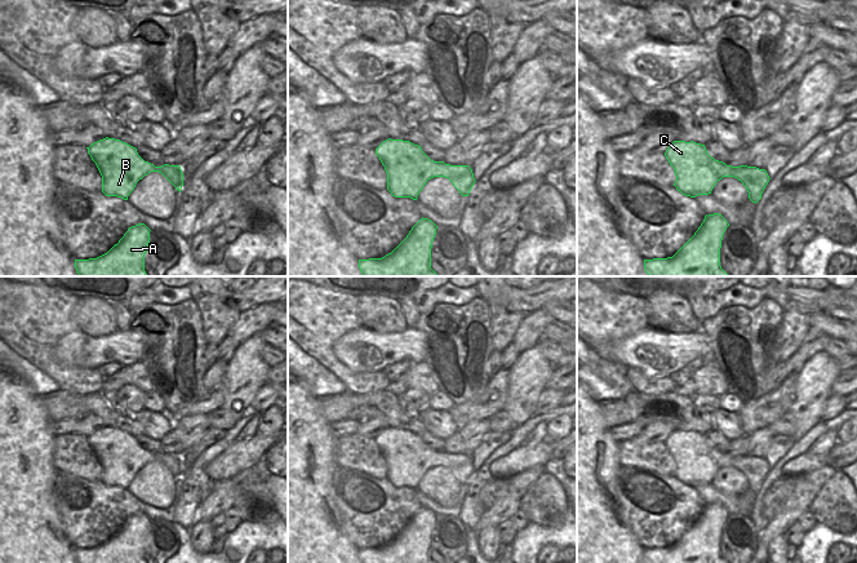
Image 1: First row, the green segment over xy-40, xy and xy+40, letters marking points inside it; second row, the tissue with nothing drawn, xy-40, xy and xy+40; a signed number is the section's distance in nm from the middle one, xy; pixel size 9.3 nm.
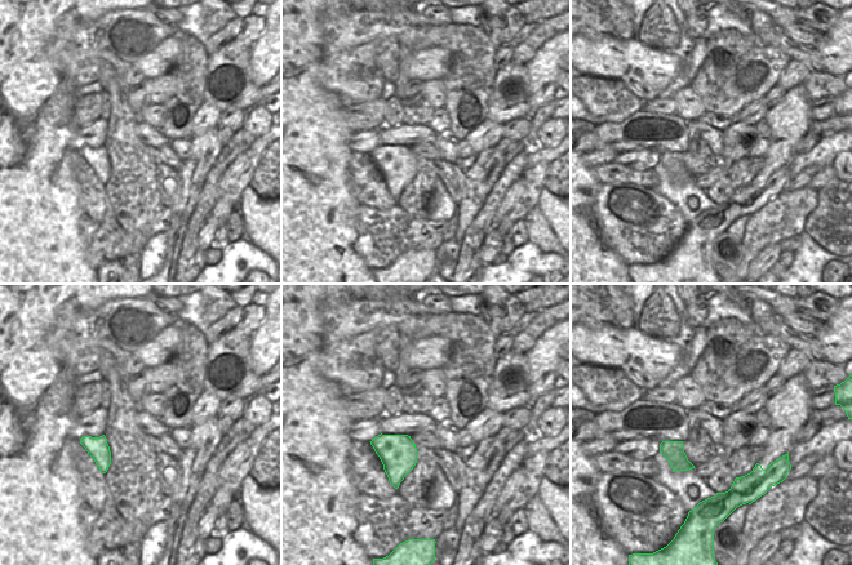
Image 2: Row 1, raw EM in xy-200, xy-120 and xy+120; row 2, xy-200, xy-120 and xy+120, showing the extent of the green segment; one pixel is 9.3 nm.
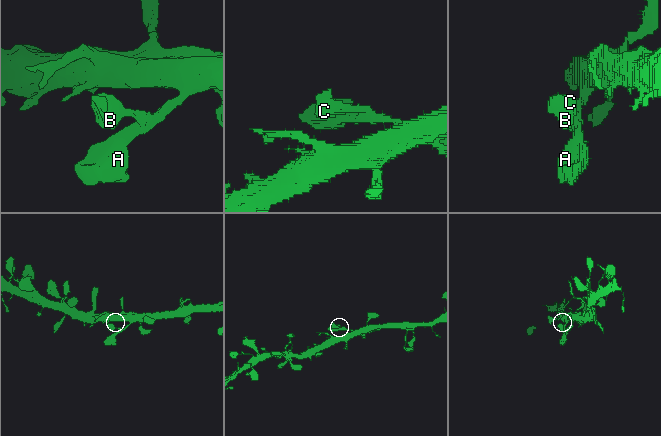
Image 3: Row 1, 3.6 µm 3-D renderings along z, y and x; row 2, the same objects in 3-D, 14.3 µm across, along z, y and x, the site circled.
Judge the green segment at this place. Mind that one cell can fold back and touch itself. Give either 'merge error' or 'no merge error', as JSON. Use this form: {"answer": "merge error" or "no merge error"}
{"answer": "no merge error"}

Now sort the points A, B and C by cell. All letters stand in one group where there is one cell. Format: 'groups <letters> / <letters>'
groups A B C

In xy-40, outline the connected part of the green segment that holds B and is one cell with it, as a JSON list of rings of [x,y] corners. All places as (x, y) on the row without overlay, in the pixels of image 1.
[[[108,426],[86,438],[102,465],[102,482],[106,486],[128,489],[137,471],[151,461],[161,462],[181,482],[183,462],[179,455],[155,456],[145,451],[136,436]]]

